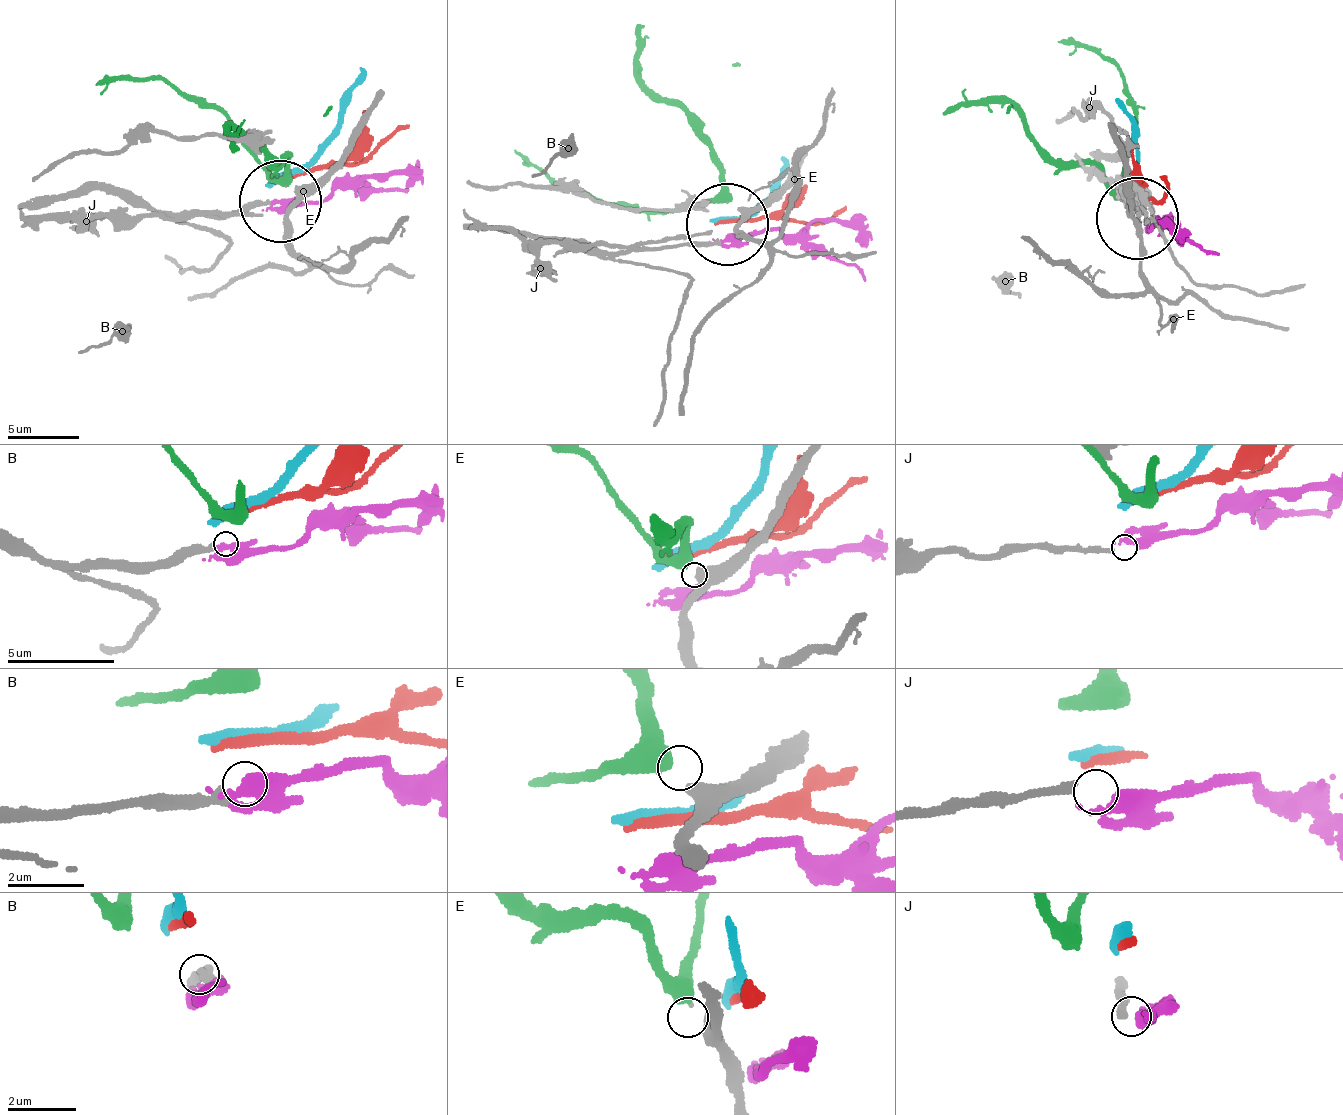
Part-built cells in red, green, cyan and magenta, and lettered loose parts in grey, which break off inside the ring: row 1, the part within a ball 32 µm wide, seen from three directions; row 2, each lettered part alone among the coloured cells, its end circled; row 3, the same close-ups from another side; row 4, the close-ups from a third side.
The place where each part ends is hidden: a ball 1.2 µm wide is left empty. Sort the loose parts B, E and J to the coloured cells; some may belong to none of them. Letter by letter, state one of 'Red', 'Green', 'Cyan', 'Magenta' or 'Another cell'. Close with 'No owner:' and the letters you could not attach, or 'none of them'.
B: Another cell
E: Green
J: Magenta
No owner: B

